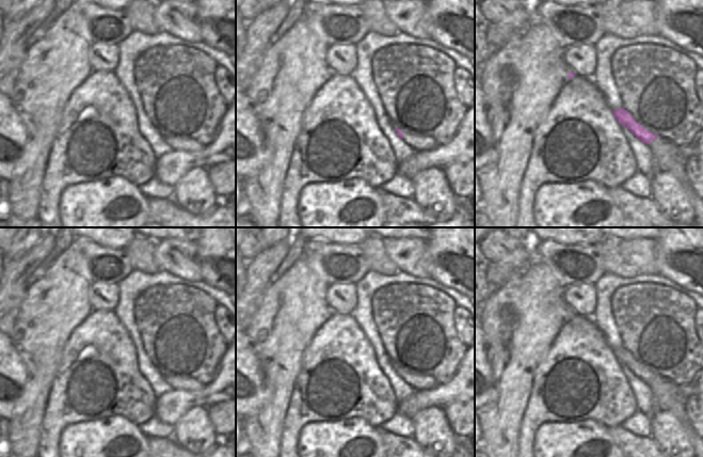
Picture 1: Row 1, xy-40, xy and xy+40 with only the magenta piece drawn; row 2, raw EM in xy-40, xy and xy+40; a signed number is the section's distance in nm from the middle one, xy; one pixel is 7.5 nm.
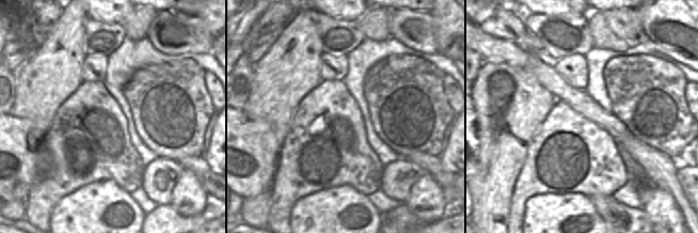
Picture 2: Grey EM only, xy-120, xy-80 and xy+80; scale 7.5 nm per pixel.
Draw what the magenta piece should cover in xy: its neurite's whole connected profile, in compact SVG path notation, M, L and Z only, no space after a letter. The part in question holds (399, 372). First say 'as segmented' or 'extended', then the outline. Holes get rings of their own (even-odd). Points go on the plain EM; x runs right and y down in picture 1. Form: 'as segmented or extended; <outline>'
extended; M396 368L397 374L405 381L408 385L415 390L432 390L440 384L432 377L424 377L421 375L409 375L400 368Z

